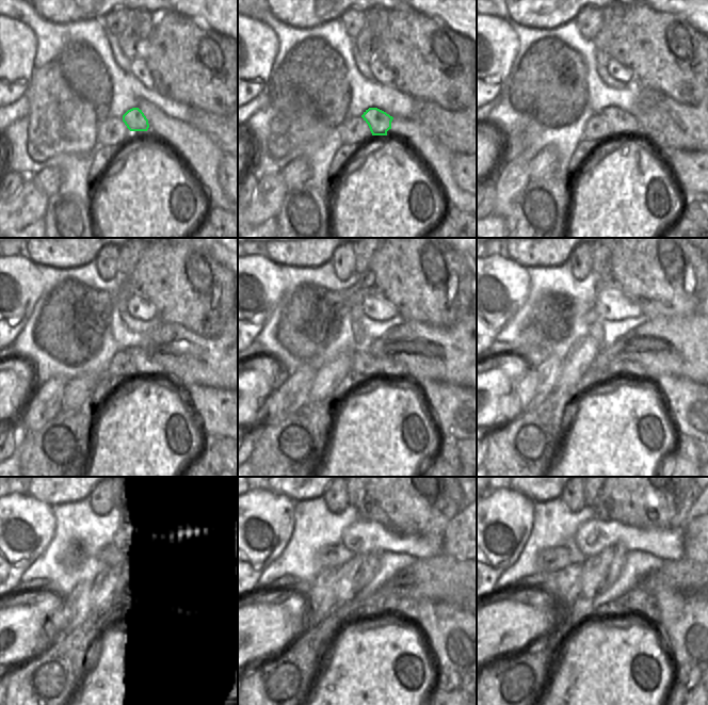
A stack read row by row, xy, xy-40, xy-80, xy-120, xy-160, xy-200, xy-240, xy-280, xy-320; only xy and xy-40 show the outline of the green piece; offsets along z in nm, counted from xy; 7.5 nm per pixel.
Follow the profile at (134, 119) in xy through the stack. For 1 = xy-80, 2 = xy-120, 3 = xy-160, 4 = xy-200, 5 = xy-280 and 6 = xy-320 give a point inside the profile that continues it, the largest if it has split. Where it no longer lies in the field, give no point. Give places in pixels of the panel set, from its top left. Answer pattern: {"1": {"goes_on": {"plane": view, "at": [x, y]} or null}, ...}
{"1": {"goes_on": {"plane": "xy-80", "at": [622, 123]}}, "2": {"goes_on": {"plane": "xy-120", "at": [145, 366]}}, "3": {"goes_on": {"plane": "xy-160", "at": [386, 367]}}, "4": {"goes_on": {"plane": "xy-200", "at": [629, 368]}}, "5": {"goes_on": {"plane": "xy-280", "at": [407, 608]}}, "6": {"goes_on": {"plane": "xy-320", "at": [639, 602]}}}

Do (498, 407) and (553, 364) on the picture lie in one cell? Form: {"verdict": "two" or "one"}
{"verdict": "two"}

